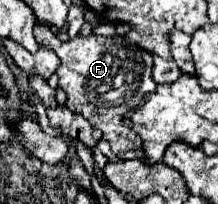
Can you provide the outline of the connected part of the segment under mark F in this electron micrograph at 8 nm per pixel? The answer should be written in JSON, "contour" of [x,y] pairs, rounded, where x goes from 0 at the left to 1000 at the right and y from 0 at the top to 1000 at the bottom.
{"contour":[[[211,118],[156,127],[165,206],[257,255],[284,294],[266,333],[266,412],[312,471],[312,529],[376,559],[431,627],[468,647],[468,676],[505,696],[523,755],[642,725],[642,676],[569,618],[569,559],[624,529],[679,451],[706,451],[697,392],[697,265],[661,235],[477,176],[349,176],[312,206],[275,206]]]}

